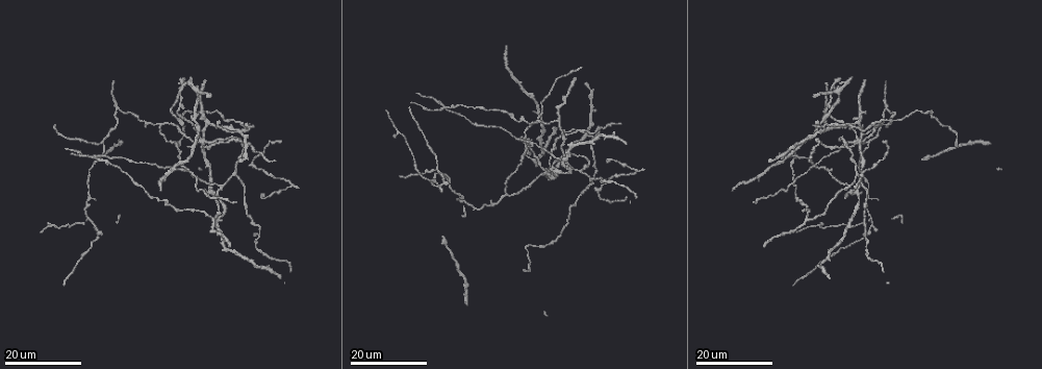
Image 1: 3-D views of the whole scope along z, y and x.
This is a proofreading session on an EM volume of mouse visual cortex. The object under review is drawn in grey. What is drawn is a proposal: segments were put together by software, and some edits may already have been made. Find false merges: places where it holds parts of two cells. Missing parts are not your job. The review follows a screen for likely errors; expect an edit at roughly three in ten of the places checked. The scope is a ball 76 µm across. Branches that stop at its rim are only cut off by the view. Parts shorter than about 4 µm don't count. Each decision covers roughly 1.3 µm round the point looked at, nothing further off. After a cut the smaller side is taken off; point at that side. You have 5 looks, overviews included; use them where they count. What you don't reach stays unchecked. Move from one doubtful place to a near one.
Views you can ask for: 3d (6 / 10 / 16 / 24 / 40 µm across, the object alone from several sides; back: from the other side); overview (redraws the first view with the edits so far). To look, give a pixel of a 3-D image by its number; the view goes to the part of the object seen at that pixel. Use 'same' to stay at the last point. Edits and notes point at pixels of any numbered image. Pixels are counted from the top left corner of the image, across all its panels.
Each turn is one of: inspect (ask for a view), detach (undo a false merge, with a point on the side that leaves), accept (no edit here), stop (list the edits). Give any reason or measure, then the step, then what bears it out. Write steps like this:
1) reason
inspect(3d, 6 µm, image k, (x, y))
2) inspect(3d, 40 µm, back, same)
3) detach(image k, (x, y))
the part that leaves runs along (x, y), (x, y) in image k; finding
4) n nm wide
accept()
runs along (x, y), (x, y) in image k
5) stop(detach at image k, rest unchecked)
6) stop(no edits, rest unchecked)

three-way junction
inspect(3d, 24 µm, image 1, (868, 141))

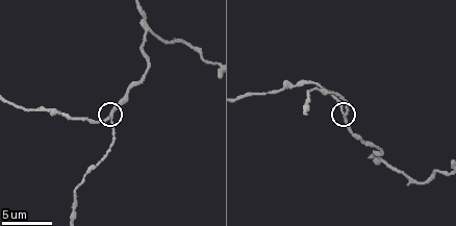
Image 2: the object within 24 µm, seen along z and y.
inspect(3d, 10 µm, image 2, (110, 122))

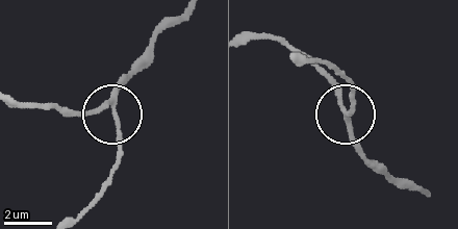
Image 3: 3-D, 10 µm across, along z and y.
3 arms
accept()
runs along (181, 16), (125, 77), (113, 107), (70, 111) in image 3; continuous, no second cell

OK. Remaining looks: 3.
three-way junction
inspect(3d, 16 µm, image 1, (807, 217))

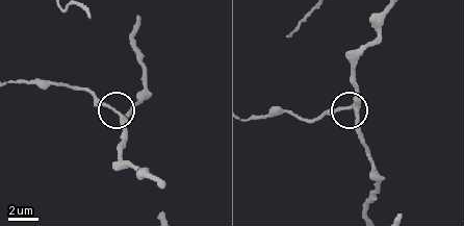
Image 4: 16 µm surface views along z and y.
inspect(3d, 10 µm, image 4, (350, 106))

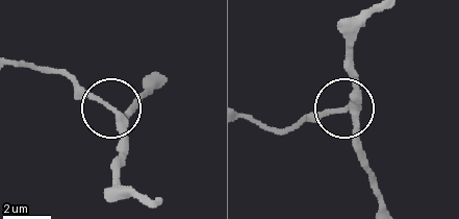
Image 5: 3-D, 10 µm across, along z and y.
closer look
inspect(3d, 6 µm, image 5, (343, 107))

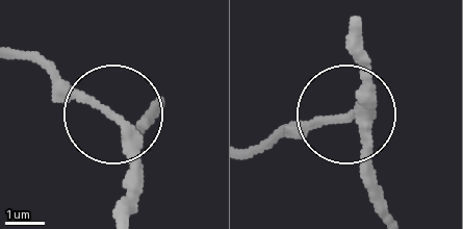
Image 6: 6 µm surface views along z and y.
3 arms
accept()
all the same cell

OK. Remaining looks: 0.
stop(no edits, rest unchecked)

